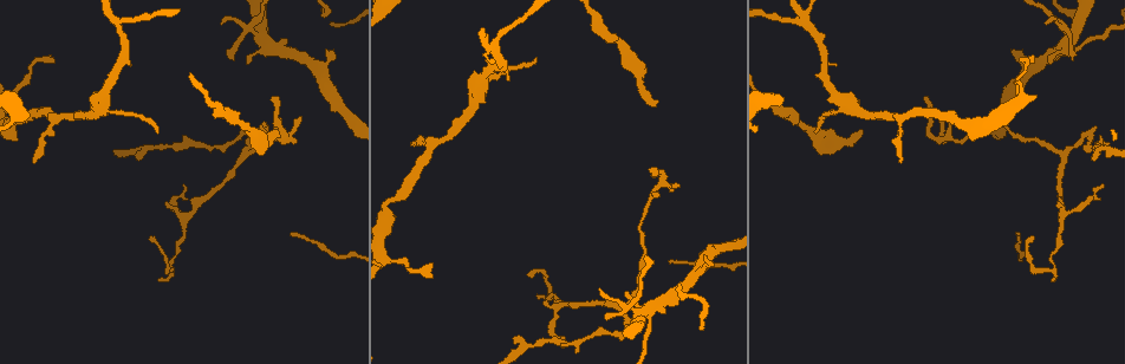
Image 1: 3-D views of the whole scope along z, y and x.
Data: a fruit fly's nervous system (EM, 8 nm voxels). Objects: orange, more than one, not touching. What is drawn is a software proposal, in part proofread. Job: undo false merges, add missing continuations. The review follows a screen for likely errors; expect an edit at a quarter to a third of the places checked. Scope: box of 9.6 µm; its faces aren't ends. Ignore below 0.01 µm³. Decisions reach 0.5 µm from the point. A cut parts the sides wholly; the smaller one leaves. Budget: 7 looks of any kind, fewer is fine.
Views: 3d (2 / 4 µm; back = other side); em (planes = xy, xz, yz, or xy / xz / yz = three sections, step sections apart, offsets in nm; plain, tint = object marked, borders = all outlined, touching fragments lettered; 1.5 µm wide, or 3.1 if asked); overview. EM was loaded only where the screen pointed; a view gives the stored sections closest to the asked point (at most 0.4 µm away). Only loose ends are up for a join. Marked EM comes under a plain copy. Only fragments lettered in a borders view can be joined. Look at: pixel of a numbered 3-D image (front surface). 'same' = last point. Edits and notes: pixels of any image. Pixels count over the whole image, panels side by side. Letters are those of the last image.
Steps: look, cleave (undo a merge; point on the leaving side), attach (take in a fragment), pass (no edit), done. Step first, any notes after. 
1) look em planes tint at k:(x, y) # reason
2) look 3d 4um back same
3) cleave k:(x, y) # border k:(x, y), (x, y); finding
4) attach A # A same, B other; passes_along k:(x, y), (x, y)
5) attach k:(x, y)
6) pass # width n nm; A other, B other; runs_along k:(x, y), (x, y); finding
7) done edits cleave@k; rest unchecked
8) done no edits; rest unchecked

look 3d 4um at 1:(1060, 23) # sharp bend

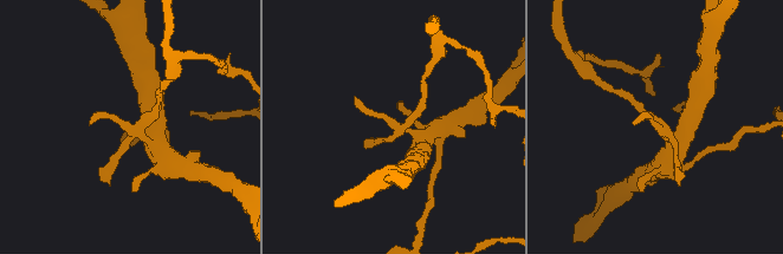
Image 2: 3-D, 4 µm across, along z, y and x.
look em planes borders at 2:(413, 118) # shape alone is not enough

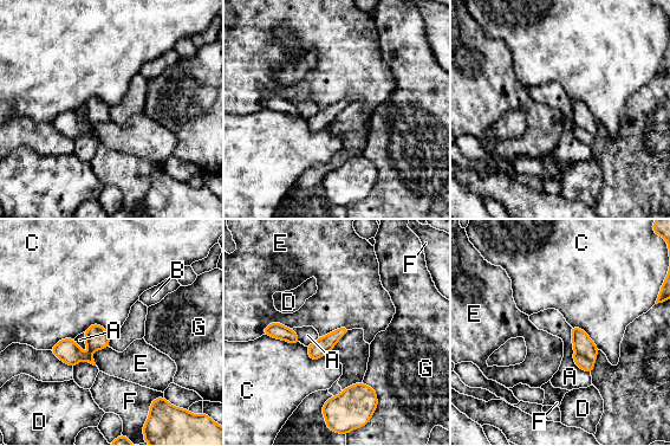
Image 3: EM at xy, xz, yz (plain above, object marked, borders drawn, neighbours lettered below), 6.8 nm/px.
cleave 3:(583, 344) # width 40 nm; A other, B other, C other, D other, E other, F other, G other; border 3:(576, 351), (585, 355), (593, 363); two neurons meet here

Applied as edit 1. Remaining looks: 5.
look em xz step 4 borders at 1:(654, 107)

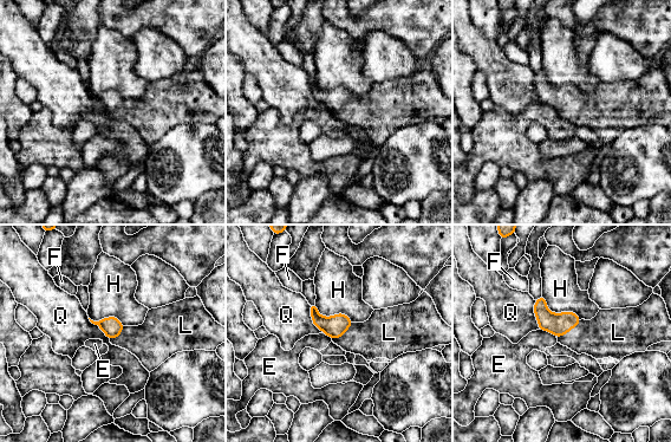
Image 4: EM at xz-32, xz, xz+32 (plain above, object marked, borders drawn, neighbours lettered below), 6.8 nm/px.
look em planes borders same

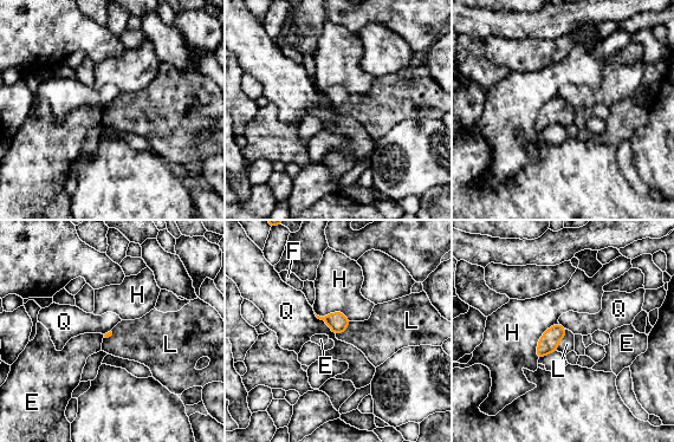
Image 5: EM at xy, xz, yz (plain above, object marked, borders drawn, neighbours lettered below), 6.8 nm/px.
attach L # E other, F other, H other, L same, Q other; it goes on there

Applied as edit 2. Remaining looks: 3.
look overview

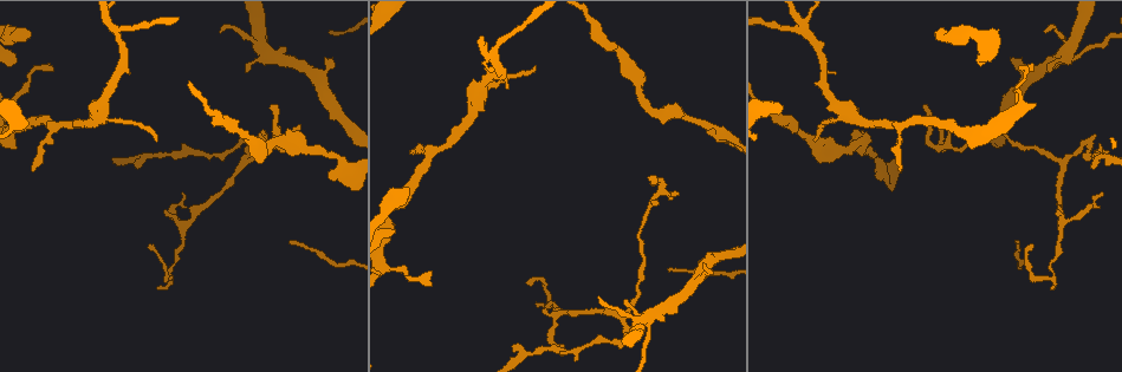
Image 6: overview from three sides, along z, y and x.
look em xz step 8 tint at 6:(593, 21) # sudden change in width

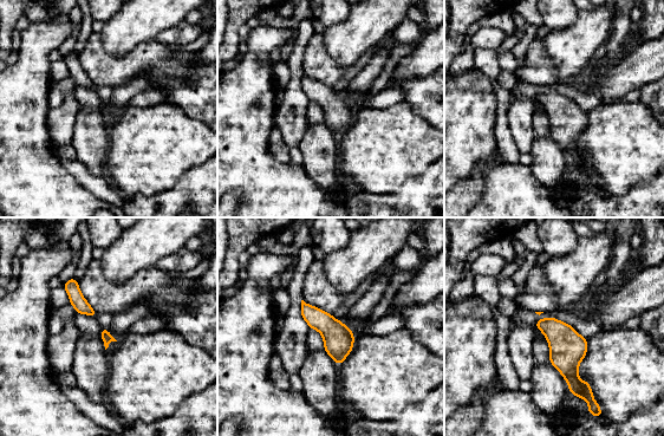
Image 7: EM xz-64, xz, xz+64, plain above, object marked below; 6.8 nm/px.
look em yz step 8 borders same # another direction

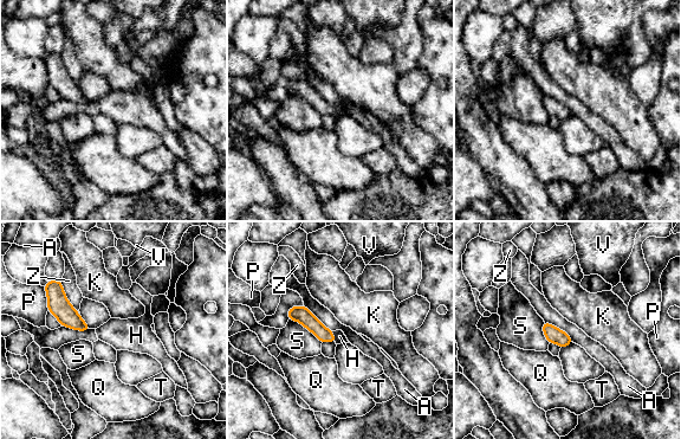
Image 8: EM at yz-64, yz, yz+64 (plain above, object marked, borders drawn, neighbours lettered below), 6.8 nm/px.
pass # width 110 nm; A other, H other, K other, P other, Q other, S other, T other, V other, Z other; border 8:(544, 321), (562, 329), (572, 341); one neuron here

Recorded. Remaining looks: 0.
done edits cleave@3, attach@5; rest unchecked

